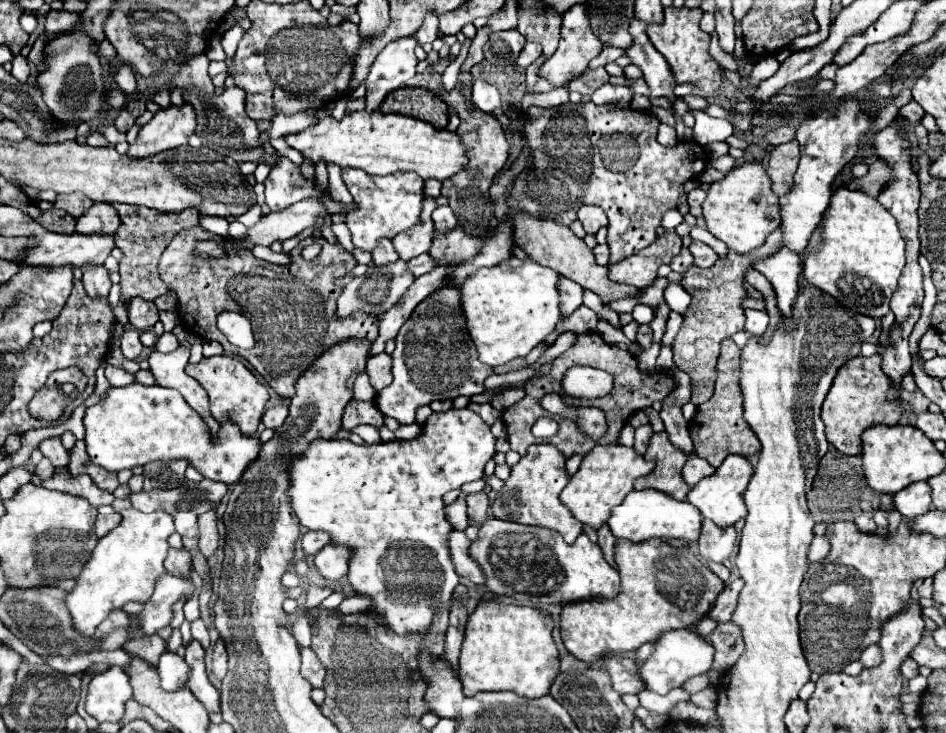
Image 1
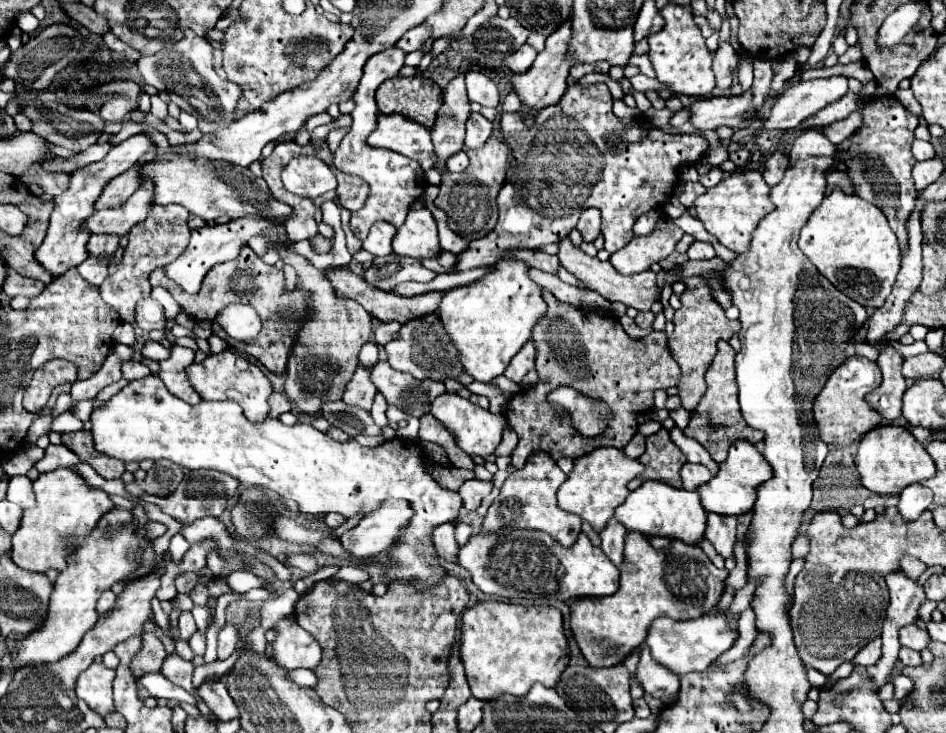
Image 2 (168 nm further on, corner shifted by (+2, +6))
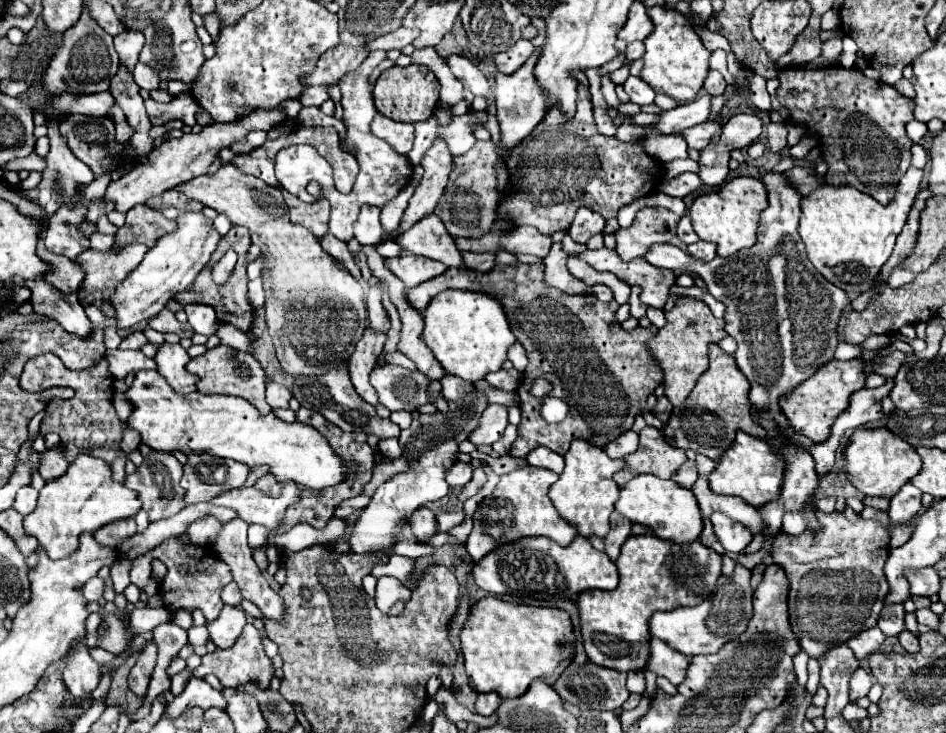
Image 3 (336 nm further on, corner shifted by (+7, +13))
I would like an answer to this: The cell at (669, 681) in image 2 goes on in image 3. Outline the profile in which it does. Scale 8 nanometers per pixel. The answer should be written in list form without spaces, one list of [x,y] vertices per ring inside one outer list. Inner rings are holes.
[[[653,637],[651,639],[651,659],[649,659],[649,671],[657,673],[659,677],[667,677],[673,685],[679,685],[685,675],[687,667],[691,663],[691,657],[675,651],[665,641]]]

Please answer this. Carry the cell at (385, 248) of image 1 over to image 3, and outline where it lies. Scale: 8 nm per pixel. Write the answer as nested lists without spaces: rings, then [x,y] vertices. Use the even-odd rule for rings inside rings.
[[[363,205],[359,211],[357,221],[353,223],[355,229],[355,239],[361,245],[377,245],[381,241],[383,235],[383,227],[379,221],[379,207],[371,207],[371,205]]]

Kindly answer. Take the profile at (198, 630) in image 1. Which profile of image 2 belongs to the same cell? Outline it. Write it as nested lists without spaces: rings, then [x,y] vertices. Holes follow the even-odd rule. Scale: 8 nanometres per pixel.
[[[200,630],[194,632],[194,636],[188,640],[188,644],[190,644],[190,648],[192,648],[196,654],[204,654],[204,650],[206,650],[206,638],[204,638],[204,634],[202,634]]]

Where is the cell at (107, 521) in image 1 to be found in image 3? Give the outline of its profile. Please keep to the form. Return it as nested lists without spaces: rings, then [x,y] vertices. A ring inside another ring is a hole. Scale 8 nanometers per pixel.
[[[123,519],[121,523],[109,523],[109,527],[101,527],[101,531],[95,531],[97,543],[105,547],[113,547],[113,549],[131,535],[135,535],[135,519]]]

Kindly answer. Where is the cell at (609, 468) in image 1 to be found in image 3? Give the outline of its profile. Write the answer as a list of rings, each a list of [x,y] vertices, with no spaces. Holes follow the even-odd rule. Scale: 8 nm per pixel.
[[[575,439],[571,443],[571,449],[565,453],[565,469],[559,475],[559,481],[553,483],[549,491],[549,499],[559,511],[559,515],[567,523],[571,523],[579,535],[605,537],[609,533],[609,515],[615,509],[621,491],[613,481],[613,475],[619,469],[623,469],[623,459],[613,461],[605,455],[605,451],[581,439]]]

